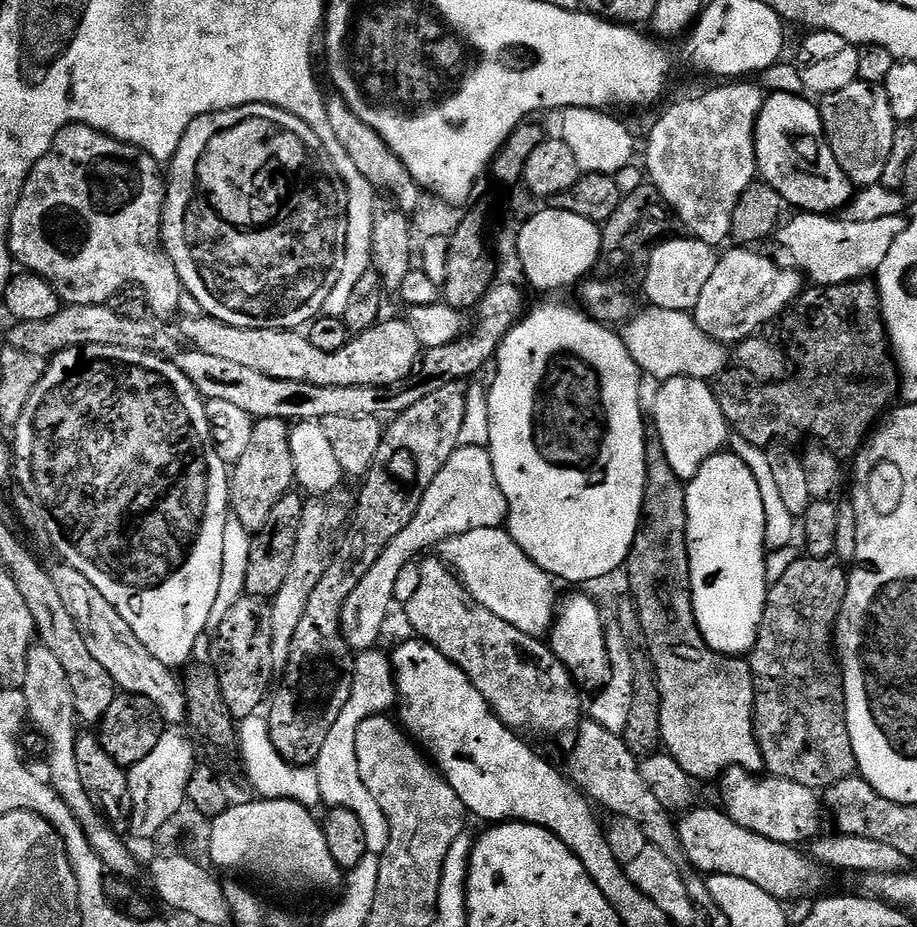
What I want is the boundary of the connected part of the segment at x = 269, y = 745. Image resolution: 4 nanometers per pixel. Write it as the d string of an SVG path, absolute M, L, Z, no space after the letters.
M256 713L239 723L237 733L238 749L246 766L249 780L259 797L269 800L288 799L298 801L312 810L321 805L321 787L318 786L317 772L307 765L294 765L278 754L269 732L269 722L263 713Z

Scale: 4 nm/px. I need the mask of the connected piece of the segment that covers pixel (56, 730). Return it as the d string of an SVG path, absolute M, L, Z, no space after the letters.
M43 642L33 643L26 658L26 682L23 689L28 707L28 720L36 723L36 728L48 739L48 755L46 761L53 775L51 784L54 791L66 802L80 820L84 833L92 839L92 845L100 853L105 869L111 875L122 880L135 881L136 860L132 857L130 849L124 845L124 840L119 836L117 829L106 819L103 812L96 807L90 798L86 786L82 786L82 778L78 775L78 758L74 758L74 746L78 735L78 717L74 690L70 690L70 678L66 678L66 670L54 650L50 650Z

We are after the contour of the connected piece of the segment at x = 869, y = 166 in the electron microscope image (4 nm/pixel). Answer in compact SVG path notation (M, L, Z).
M857 82L823 97L818 107L824 123L824 139L846 178L860 188L879 184L897 128L894 114L890 114L890 98L886 98L883 87Z

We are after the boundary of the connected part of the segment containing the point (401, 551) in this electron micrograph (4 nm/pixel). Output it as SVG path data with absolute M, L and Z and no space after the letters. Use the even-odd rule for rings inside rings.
M478 446L457 448L454 454L450 454L450 462L438 470L438 478L430 482L430 490L422 494L422 502L414 518L410 518L410 526L406 526L406 530L402 530L402 534L382 550L378 562L370 566L362 582L354 586L354 594L346 598L340 615L340 628L348 639L349 648L362 653L379 645L376 643L384 632L388 611L394 608L394 582L402 566L413 563L419 552L430 547L433 549L448 536L466 534L479 528L499 528L507 518L508 503L498 486L498 478L494 478L492 453Z

